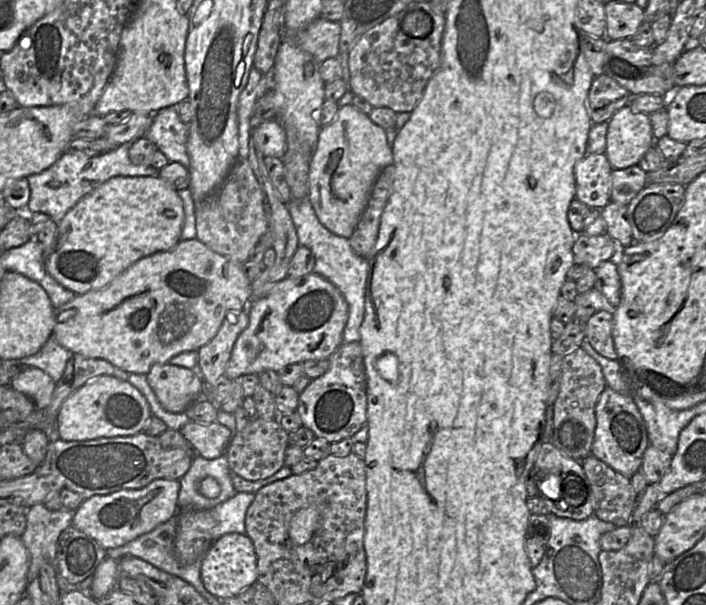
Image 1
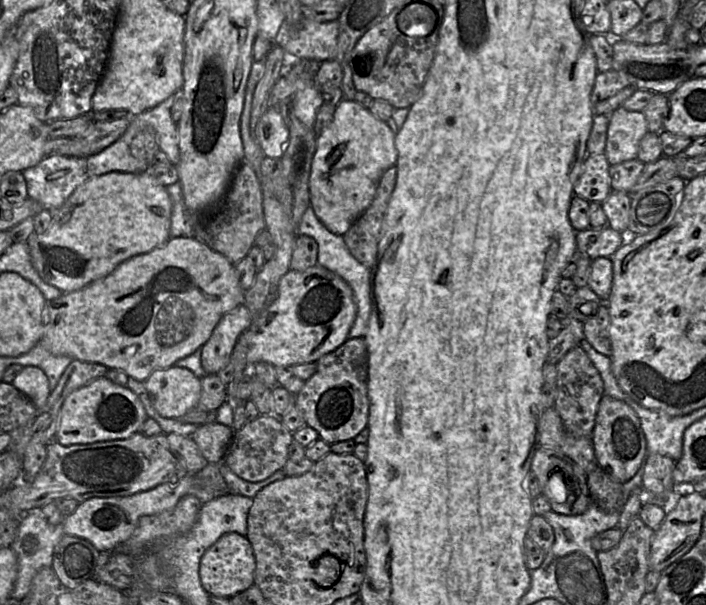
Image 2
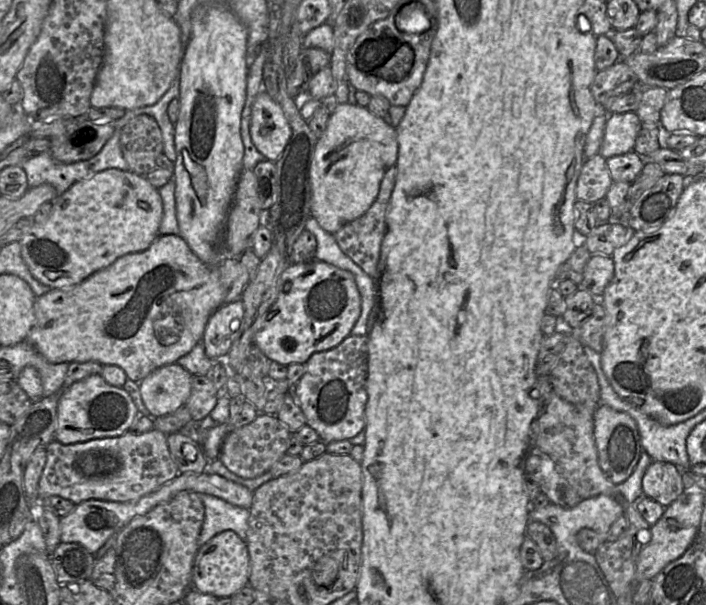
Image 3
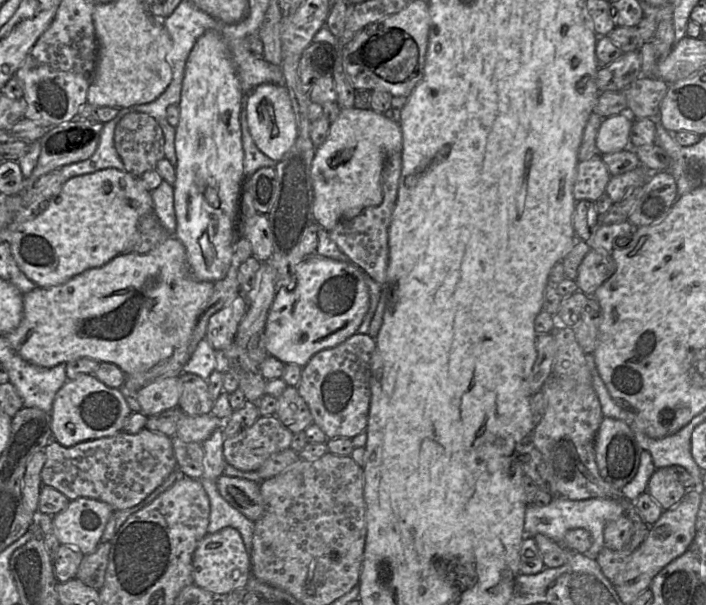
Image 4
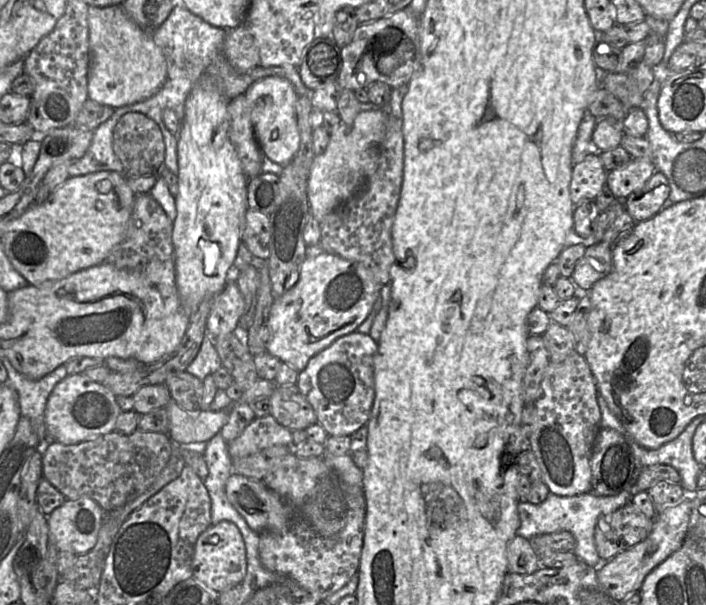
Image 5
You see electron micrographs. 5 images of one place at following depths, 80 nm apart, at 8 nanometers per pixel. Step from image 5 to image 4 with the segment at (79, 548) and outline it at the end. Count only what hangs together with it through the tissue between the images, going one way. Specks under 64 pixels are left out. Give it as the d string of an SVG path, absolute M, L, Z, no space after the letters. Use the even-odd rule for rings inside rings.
M90 498L71 500L61 512L52 516L56 538L61 545L89 554L100 544L105 526L114 510L108 504Z

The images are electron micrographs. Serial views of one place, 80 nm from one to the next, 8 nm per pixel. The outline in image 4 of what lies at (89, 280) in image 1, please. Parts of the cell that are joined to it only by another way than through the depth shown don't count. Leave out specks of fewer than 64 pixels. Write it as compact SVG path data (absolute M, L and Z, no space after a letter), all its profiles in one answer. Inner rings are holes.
M106 168L96 171L95 173L72 177L62 185L59 194L49 199L48 202L48 208L41 214L30 219L22 220L21 222L13 225L9 232L9 239L6 241L10 245L12 256L19 269L39 288L48 288L61 285L72 277L88 269L101 267L112 260L114 257L124 253L131 247L131 237L137 231L137 223L140 217L147 212L154 211L151 191L146 188L141 178L133 176L126 171L120 171L116 168Z

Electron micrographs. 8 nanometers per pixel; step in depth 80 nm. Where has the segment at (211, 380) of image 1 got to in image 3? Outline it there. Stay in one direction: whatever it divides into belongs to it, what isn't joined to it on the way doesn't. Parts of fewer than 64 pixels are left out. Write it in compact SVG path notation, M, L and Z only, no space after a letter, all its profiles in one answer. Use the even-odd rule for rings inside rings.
M240 299L221 306L212 314L201 341L208 358L222 361L227 356L243 319L244 305Z

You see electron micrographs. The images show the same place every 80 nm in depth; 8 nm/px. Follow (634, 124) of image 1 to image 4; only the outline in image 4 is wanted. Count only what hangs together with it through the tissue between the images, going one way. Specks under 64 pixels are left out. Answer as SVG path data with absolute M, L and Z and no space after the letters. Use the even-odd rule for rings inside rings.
M629 113L603 118L596 136L597 153L603 155L631 148L632 122L633 117Z

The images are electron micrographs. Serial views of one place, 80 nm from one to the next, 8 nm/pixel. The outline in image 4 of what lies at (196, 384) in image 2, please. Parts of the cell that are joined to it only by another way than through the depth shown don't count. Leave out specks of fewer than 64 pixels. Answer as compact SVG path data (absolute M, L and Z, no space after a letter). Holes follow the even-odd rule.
M179 376L148 383L137 391L140 413L149 417L178 407L180 393Z

